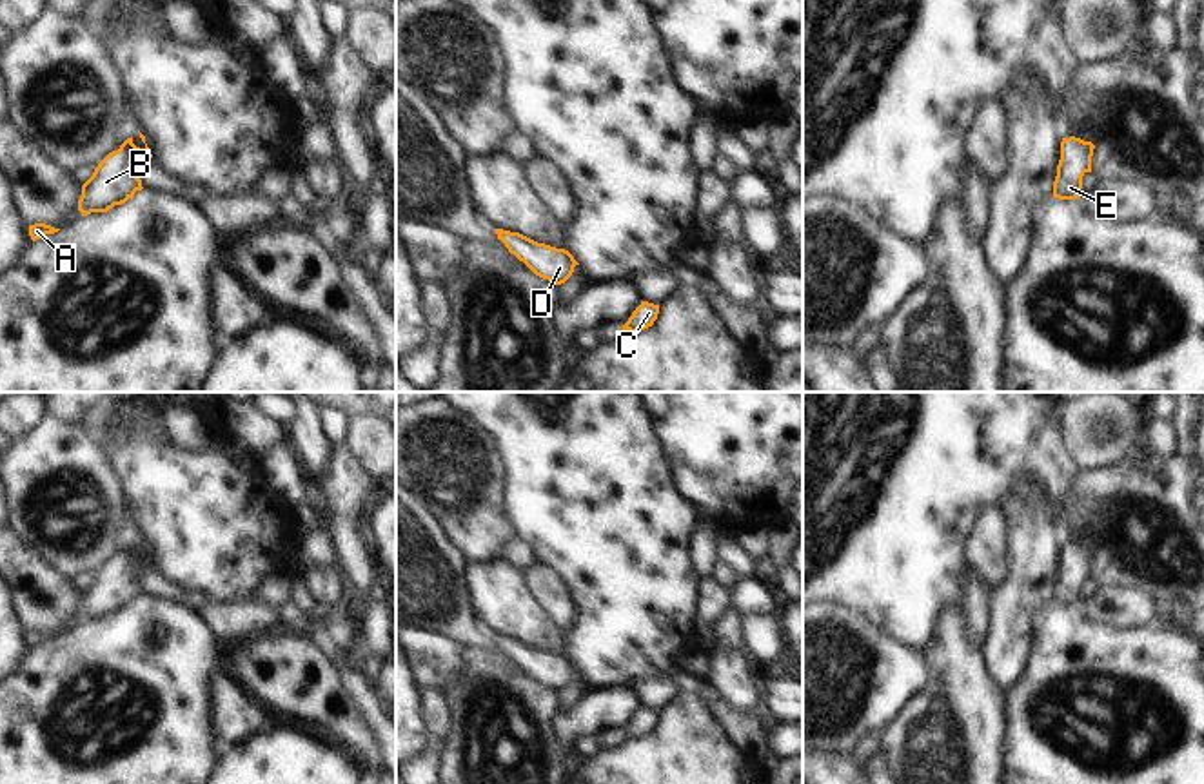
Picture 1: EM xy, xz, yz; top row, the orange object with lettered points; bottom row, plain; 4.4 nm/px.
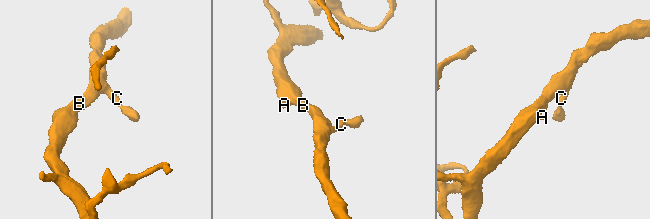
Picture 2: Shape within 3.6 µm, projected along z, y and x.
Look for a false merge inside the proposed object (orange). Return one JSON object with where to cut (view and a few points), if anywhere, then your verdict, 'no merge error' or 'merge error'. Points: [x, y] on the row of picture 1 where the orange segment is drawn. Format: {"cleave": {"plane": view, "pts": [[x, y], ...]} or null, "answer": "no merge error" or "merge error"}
{"cleave": null, "answer": "no merge error"}

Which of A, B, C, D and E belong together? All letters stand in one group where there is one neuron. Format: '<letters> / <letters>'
A B C D E

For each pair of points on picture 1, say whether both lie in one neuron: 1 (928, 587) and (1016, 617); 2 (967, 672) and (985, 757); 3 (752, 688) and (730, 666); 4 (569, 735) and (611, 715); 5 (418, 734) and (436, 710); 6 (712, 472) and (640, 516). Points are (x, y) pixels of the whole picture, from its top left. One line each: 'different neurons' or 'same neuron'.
1: different neurons
2: same neuron
3: same neuron
4: same neuron
5: different neurons
6: different neurons

